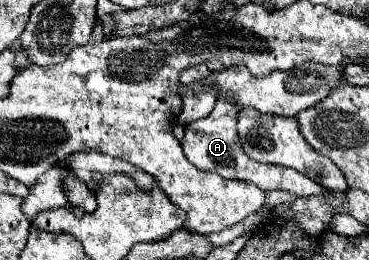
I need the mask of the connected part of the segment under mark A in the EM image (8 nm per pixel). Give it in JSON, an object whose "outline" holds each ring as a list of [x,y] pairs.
{"outline":[[[218,99],[212,113],[200,121],[188,123],[186,133],[182,139],[182,149],[186,159],[196,165],[200,171],[212,171],[226,179],[242,179],[258,185],[262,191],[272,189],[286,189],[298,197],[310,197],[310,195],[322,195],[324,189],[314,183],[312,179],[300,175],[298,171],[292,171],[288,167],[276,167],[270,163],[256,163],[254,159],[248,159],[244,155],[244,149],[240,147],[240,137],[236,131],[236,115],[240,113],[240,107],[232,107],[228,99]]]}

